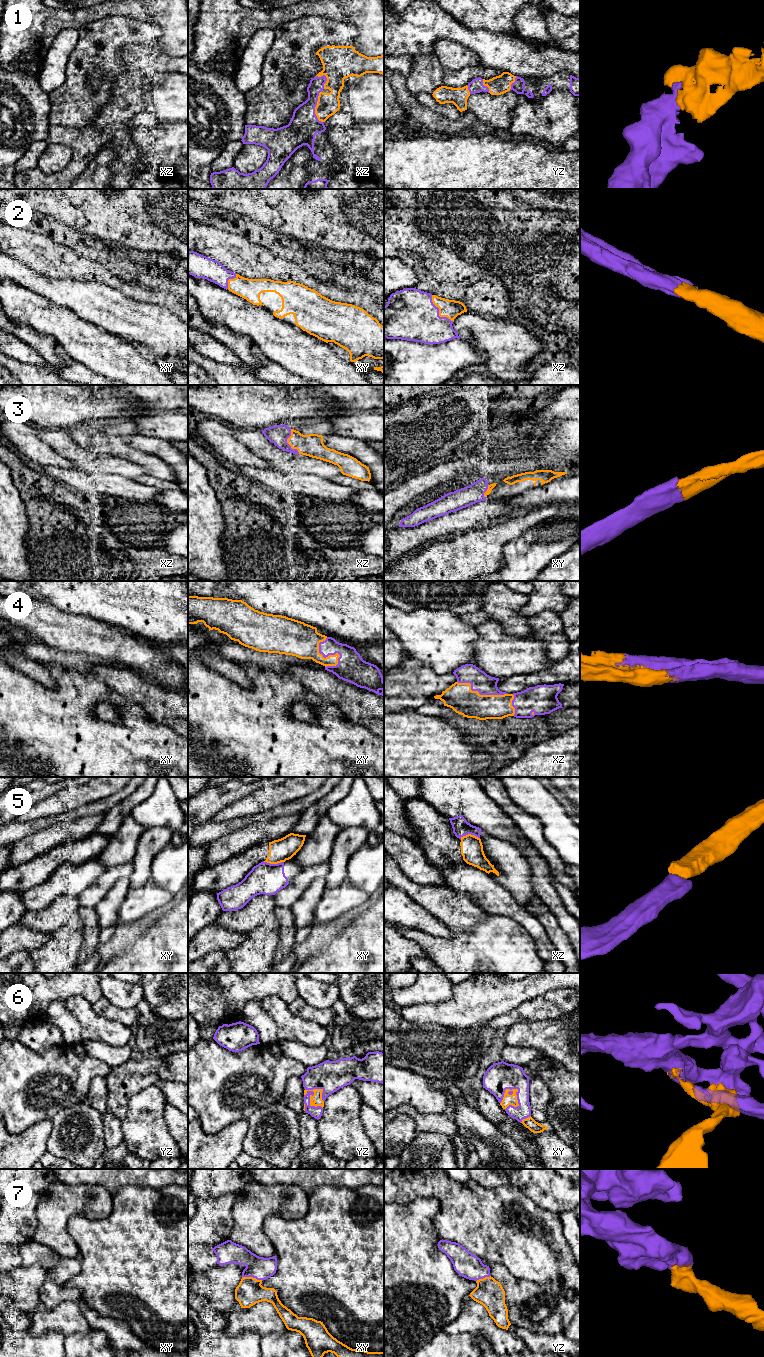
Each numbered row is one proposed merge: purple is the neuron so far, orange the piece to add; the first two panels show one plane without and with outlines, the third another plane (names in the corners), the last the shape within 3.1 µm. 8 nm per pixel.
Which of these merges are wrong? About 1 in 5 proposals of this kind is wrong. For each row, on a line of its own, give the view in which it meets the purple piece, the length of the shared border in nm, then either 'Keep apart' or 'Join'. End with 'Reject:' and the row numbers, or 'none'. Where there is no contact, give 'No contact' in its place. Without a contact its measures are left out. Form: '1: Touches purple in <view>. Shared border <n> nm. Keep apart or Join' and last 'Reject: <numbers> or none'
1: Touches purple in xz. Shared border 260 nm. Join
2: Touches purple in xz. Shared border 280 nm. Join
3: Touches purple in xz. Shared border 220 nm. Join
4: Touches purple in xy. Shared border 260 nm. Join
5: Touches purple in xy. Shared border 170 nm. Keep apart
6: Touches purple in xy. Shared border 200 nm. Join
7: Touches purple in xy. Shared border 170 nm. Join
Reject: 5

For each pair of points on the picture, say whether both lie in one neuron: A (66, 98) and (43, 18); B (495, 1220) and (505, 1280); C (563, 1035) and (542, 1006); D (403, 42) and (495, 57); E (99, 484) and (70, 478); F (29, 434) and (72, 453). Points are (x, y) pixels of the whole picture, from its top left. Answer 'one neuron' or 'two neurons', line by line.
A: two neurons
B: two neurons
C: two neurons
D: one neuron
E: one neuron
F: two neurons

